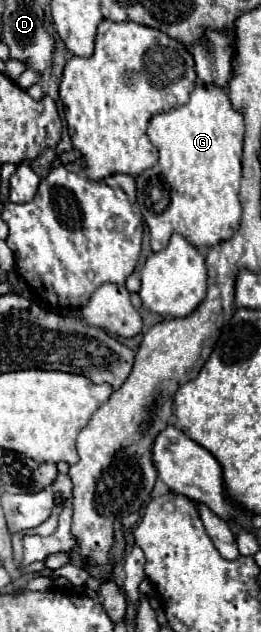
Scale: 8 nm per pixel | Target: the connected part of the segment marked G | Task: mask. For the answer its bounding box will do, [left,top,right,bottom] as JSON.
[137,82,243,252]

